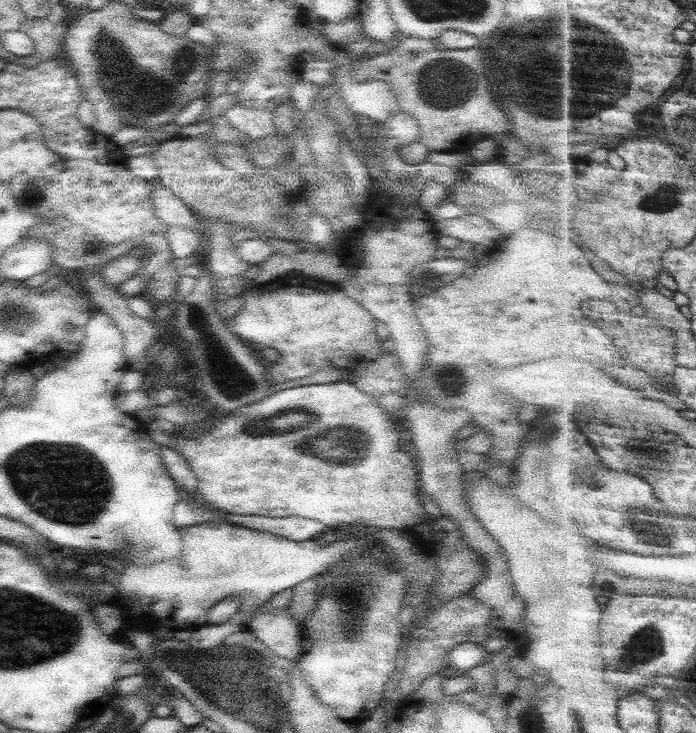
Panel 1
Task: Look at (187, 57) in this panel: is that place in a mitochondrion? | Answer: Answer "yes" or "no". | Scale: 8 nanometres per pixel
no

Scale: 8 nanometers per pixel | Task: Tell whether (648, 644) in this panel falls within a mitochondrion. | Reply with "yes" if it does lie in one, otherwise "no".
yes

